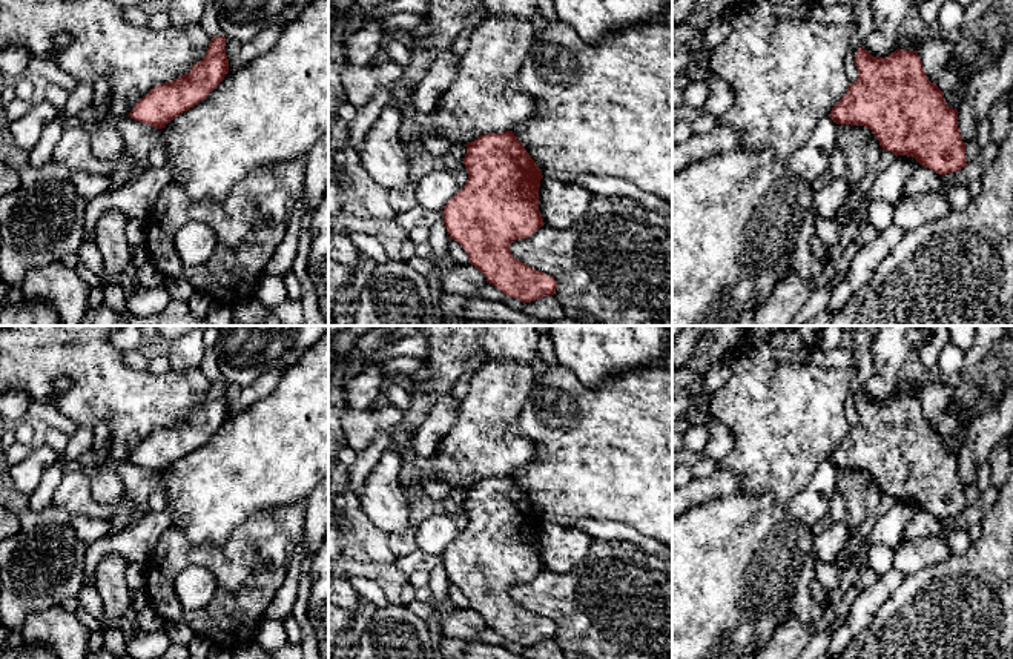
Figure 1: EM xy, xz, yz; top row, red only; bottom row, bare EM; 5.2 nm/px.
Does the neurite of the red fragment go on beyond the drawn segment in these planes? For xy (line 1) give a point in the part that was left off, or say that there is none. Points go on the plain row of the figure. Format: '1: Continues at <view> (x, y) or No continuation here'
1: No continuation here

